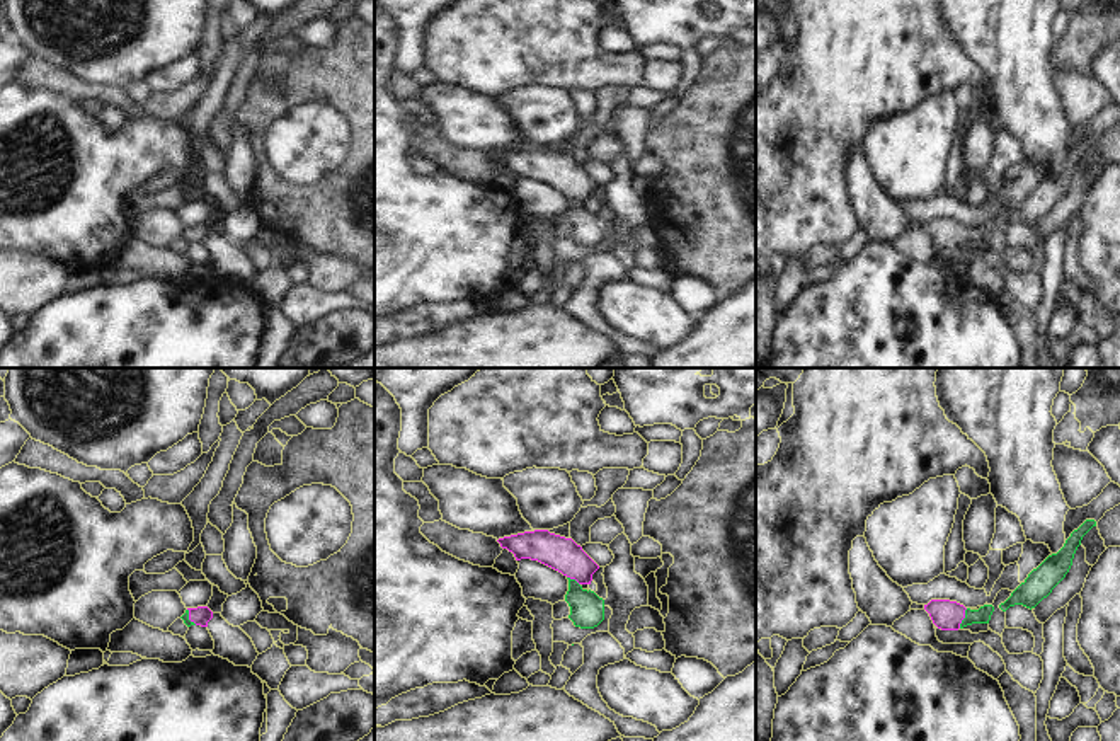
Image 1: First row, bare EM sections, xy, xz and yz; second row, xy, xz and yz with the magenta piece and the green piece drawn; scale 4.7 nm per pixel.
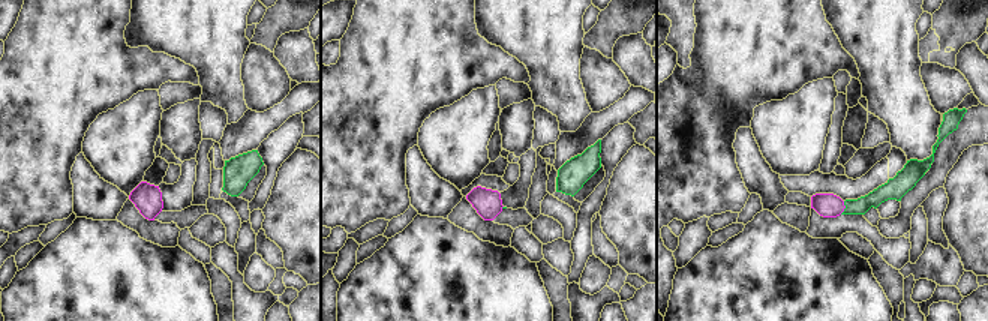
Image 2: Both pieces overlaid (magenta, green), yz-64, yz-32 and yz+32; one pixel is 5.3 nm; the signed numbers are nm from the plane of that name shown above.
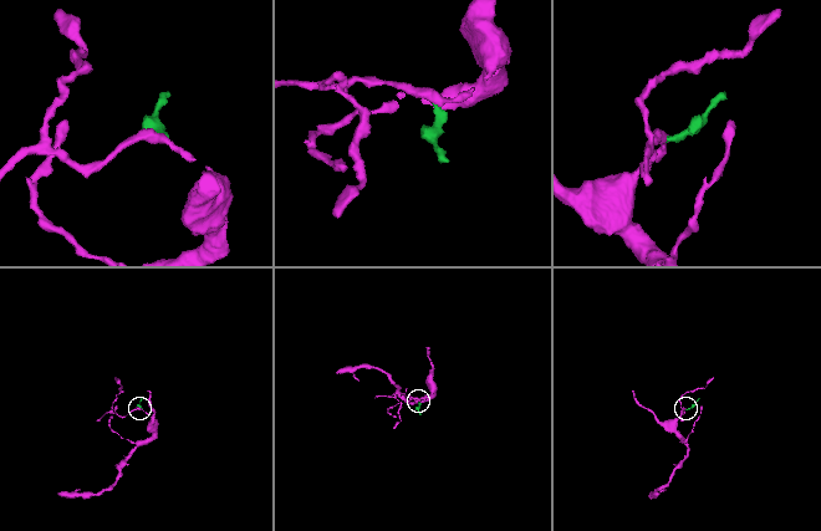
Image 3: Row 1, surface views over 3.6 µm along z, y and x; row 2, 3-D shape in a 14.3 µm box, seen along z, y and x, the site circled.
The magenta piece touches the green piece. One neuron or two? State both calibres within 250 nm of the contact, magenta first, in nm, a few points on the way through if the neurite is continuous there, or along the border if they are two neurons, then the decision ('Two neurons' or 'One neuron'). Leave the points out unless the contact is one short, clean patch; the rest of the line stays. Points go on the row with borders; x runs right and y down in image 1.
Thickness 140 nm (magenta) against 80 nm. Path across: yz (947, 615), (962, 619), (982, 615). One neuron.

